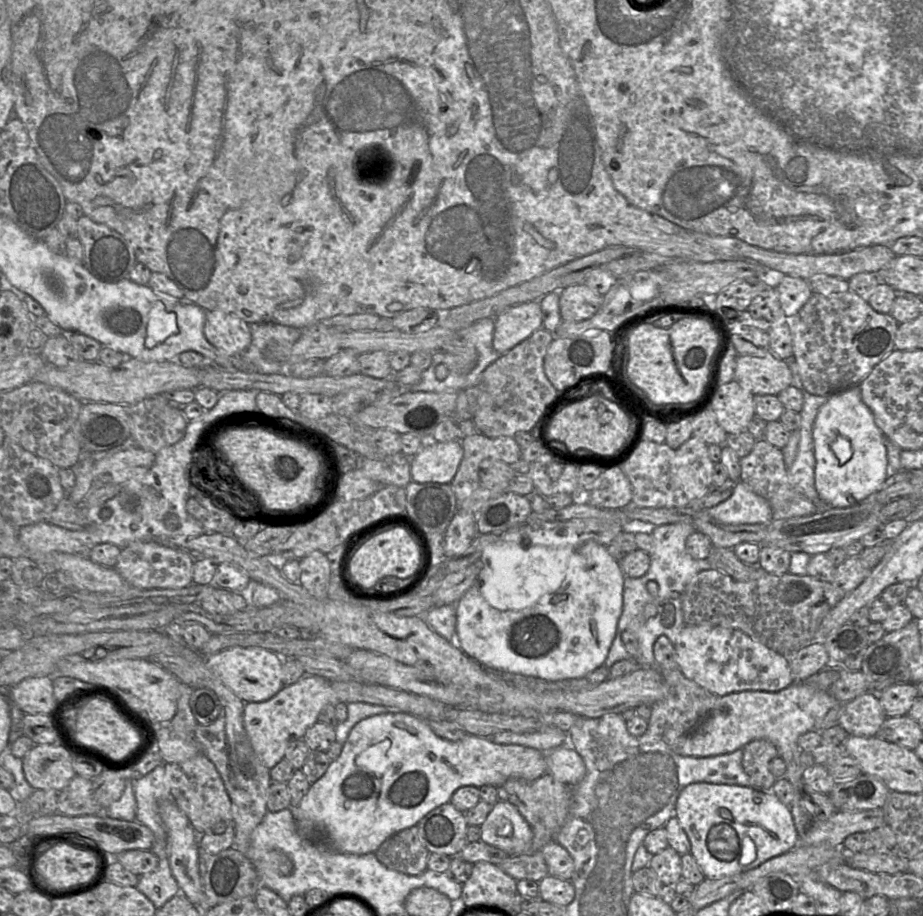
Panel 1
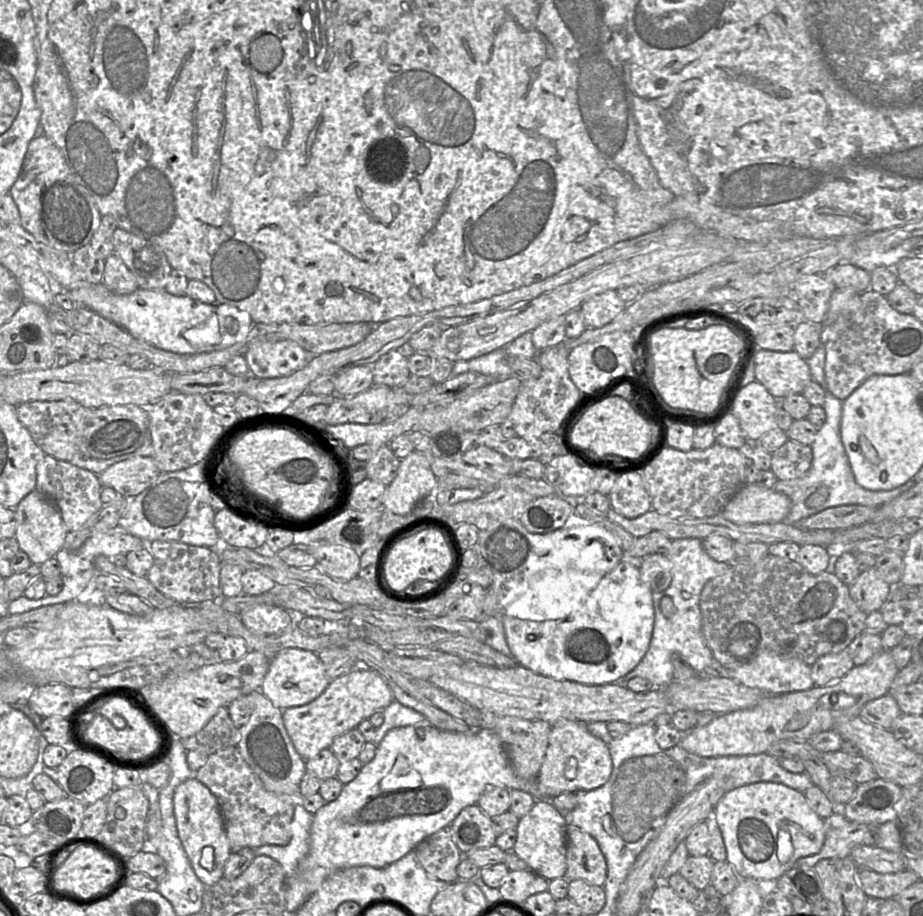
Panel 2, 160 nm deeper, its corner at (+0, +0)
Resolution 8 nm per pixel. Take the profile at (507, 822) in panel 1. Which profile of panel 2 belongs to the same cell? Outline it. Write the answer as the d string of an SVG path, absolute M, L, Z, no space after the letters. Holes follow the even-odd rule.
M538 800L531 810L519 819L512 852L527 864L528 869L539 876L547 880L564 878L567 870L566 834L565 815L551 802Z

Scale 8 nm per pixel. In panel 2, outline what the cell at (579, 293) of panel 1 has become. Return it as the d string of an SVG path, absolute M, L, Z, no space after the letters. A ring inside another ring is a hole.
M615 290L594 295L578 308L586 329L596 329L615 320L627 307Z

